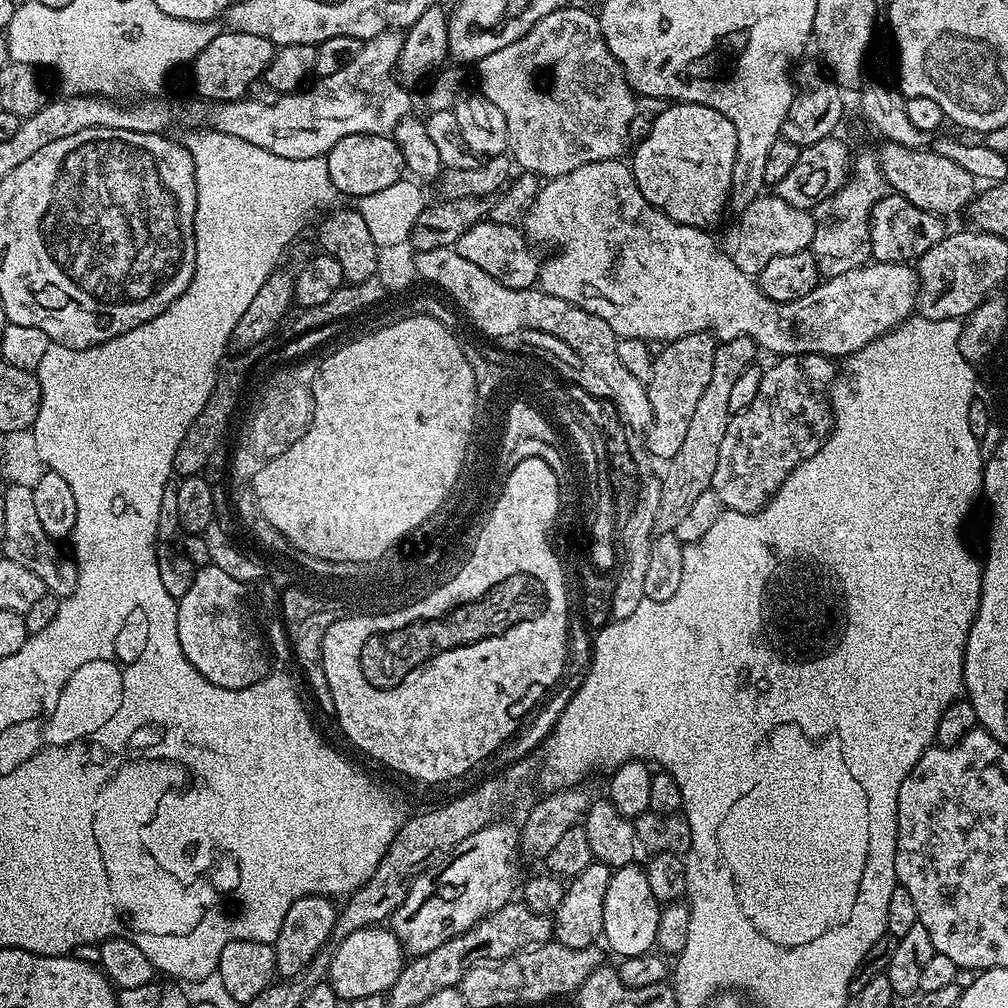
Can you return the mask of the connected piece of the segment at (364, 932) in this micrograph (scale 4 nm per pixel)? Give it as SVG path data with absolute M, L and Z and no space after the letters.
M384 926L354 930L350 938L335 945L328 967L327 983L334 986L341 1001L366 998L366 994L384 994L394 986L398 974L406 963L406 953L398 938Z

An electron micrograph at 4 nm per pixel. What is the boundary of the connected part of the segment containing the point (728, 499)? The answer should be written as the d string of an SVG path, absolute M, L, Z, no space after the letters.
M817 352L781 356L775 362L777 364L764 368L762 386L758 386L754 402L729 419L726 438L722 438L722 450L718 450L718 466L714 466L710 491L718 494L721 505L730 512L761 512L789 474L802 462L811 460L813 454L828 443L828 436L834 430L834 404L830 393L838 379L836 368L832 365L835 363Z

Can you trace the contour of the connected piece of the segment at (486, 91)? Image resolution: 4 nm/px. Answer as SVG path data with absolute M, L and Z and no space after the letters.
M571 6L554 10L550 14L546 14L546 18L539 20L530 31L522 34L522 38L518 38L518 42L510 42L510 46L502 46L502 50L494 50L494 54L486 54L486 58L482 58L475 65L474 71L480 75L479 91L486 98L490 98L490 102L494 102L494 106L498 106L498 110L502 110L502 115L506 117L508 152L513 161L523 171L532 172L535 176L541 178L551 178L562 174L570 174L570 170L578 170L578 166L586 166L590 162L619 160L625 155L624 151L626 151L625 153L629 151L630 139L628 131L630 130L631 118L634 117L638 96L633 85L629 84L623 68L610 54L610 50L604 41L604 29L595 11L587 12L584 8L571 8Z

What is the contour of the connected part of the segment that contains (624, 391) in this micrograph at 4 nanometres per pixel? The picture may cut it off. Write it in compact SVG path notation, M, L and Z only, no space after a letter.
M455 247L432 248L432 250L416 252L414 258L417 275L422 280L424 278L426 281L440 286L448 295L452 296L461 308L459 311L461 313L464 311L472 319L472 324L478 331L485 332L488 336L516 336L519 332L545 332L546 335L561 340L580 359L581 366L589 372L587 376L579 378L579 385L592 396L612 401L616 405L620 420L629 429L632 427L634 431L640 433L647 429L652 420L648 389L645 384L638 382L638 378L634 378L634 374L630 374L630 370L626 370L626 366L622 366L622 362L618 359L616 332L610 330L610 326L606 326L606 322L602 322L602 318L598 318L598 314L590 314L562 298L554 298L554 294L546 294L539 286L531 288L502 286L502 282L494 282L494 278L490 278L490 274L486 274L486 270L478 270L478 266L474 266L474 262L469 262L467 258L463 258L462 254L458 254Z

